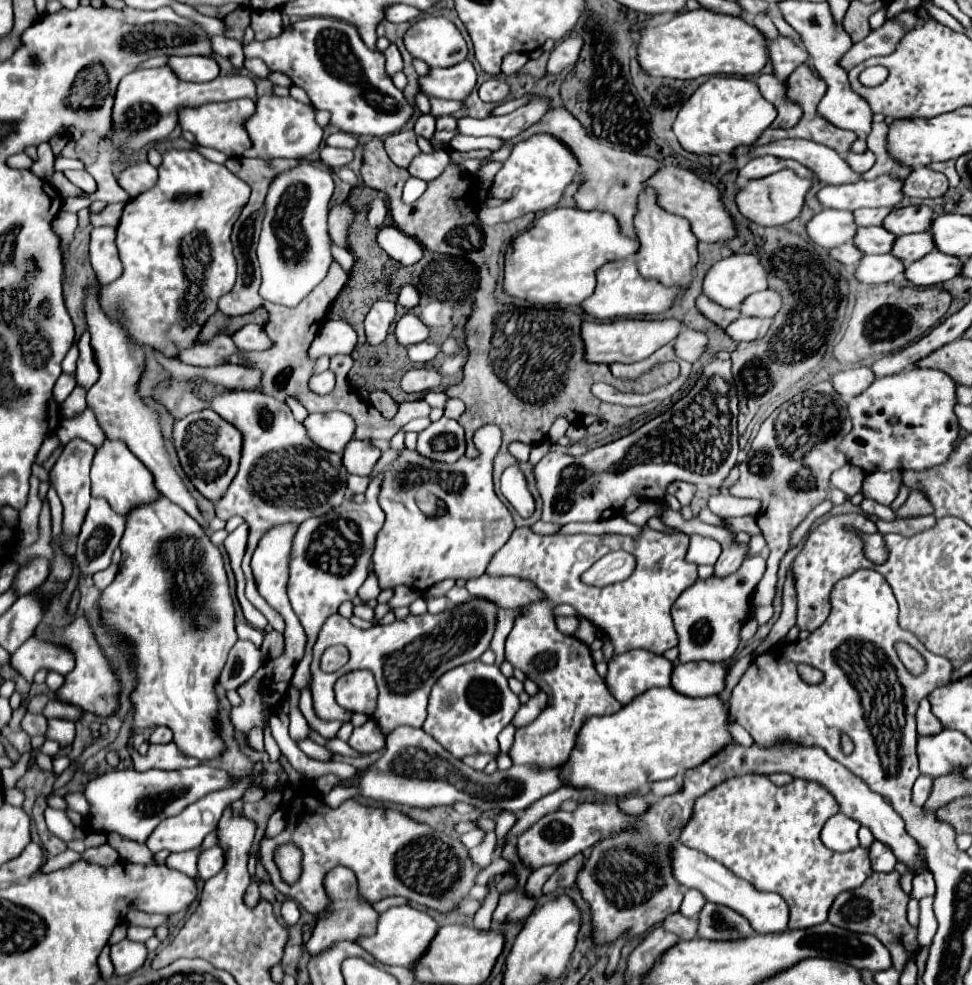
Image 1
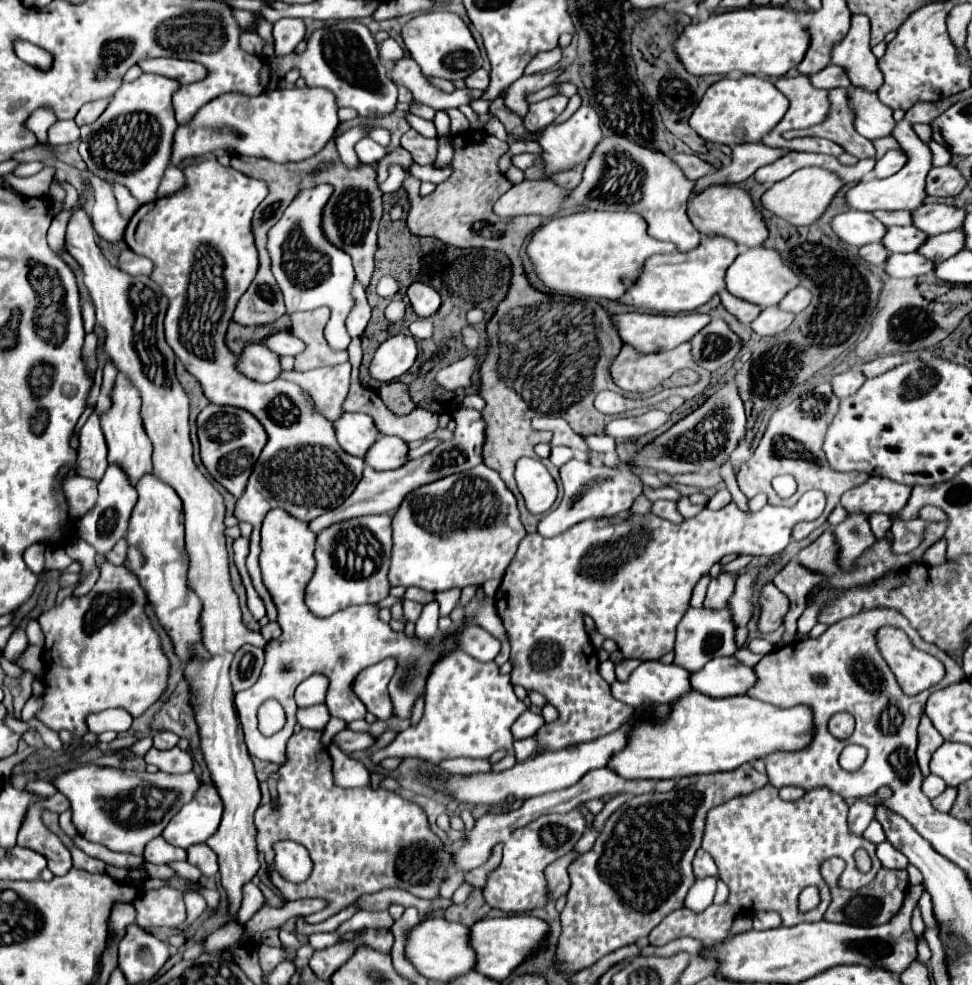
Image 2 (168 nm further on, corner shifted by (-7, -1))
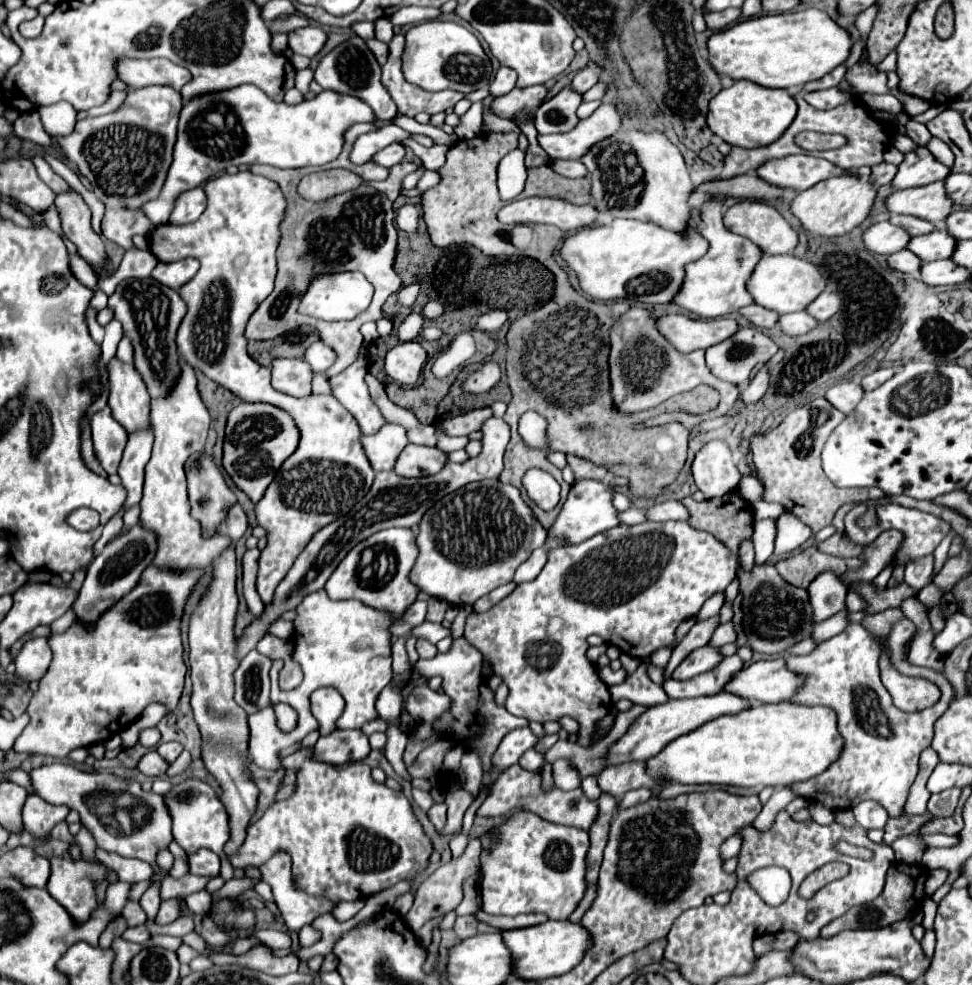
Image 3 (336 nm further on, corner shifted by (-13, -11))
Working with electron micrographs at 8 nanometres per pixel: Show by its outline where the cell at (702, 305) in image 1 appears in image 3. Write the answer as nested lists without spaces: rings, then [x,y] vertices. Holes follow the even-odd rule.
[[[749,305],[749,307],[743,307],[739,309],[739,313],[749,321],[753,323],[755,327],[775,327],[777,325],[777,319],[779,319],[779,313],[771,311],[771,309],[765,309],[761,305]]]

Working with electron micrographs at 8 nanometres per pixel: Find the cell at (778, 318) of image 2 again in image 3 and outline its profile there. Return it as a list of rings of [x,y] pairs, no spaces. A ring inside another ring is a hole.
[[[797,311],[797,313],[787,313],[779,317],[779,325],[787,335],[803,335],[817,327],[817,319],[809,315],[807,311]]]

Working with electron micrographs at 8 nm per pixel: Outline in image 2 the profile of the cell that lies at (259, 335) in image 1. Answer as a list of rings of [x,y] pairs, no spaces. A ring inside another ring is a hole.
[[[281,331],[281,333],[273,333],[273,337],[267,337],[265,341],[261,341],[269,351],[277,353],[277,355],[291,355],[295,357],[297,353],[301,353],[305,349],[303,341],[297,339],[295,335],[291,335],[289,331]]]

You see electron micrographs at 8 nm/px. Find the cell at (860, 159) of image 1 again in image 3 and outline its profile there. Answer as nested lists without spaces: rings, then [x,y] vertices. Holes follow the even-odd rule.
[[[919,147],[915,151],[905,153],[903,163],[899,165],[899,171],[893,179],[893,187],[907,189],[907,187],[923,187],[933,181],[945,181],[951,173],[949,167],[945,167],[941,161],[937,161],[927,147]]]

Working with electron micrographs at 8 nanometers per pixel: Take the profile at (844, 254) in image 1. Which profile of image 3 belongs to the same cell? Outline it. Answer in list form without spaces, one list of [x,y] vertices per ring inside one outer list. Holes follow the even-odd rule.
[[[905,249],[905,251],[899,251],[899,253],[889,255],[889,267],[897,269],[897,271],[917,275],[919,273],[919,265],[923,265],[923,261],[913,251],[907,251]]]

